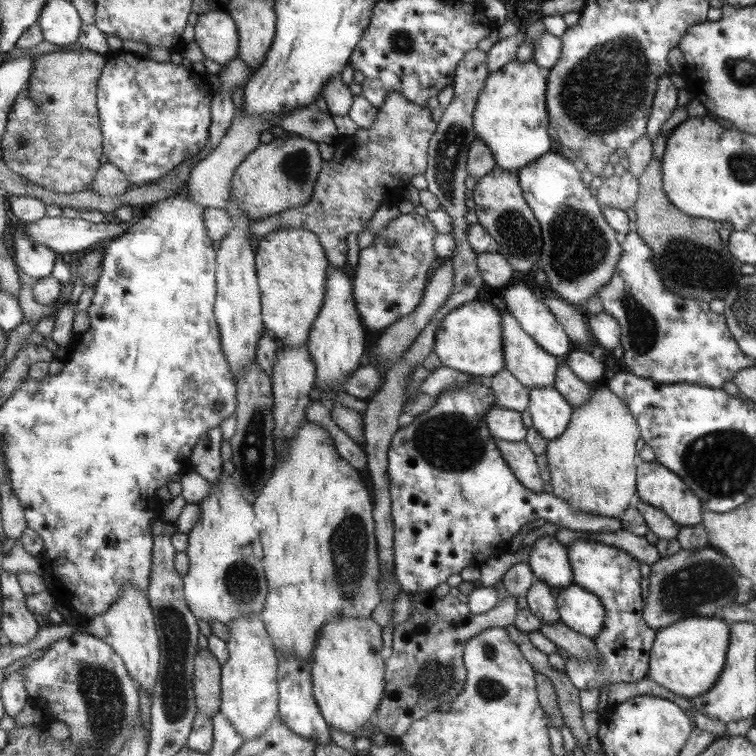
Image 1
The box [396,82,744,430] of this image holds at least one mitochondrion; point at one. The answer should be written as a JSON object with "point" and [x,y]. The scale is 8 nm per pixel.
{"point":[577,244]}

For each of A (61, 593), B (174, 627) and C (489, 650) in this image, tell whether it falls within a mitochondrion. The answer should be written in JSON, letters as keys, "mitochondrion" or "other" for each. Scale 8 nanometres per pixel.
{"A":"other","B":"mitochondrion","C":"mitochondrion"}

